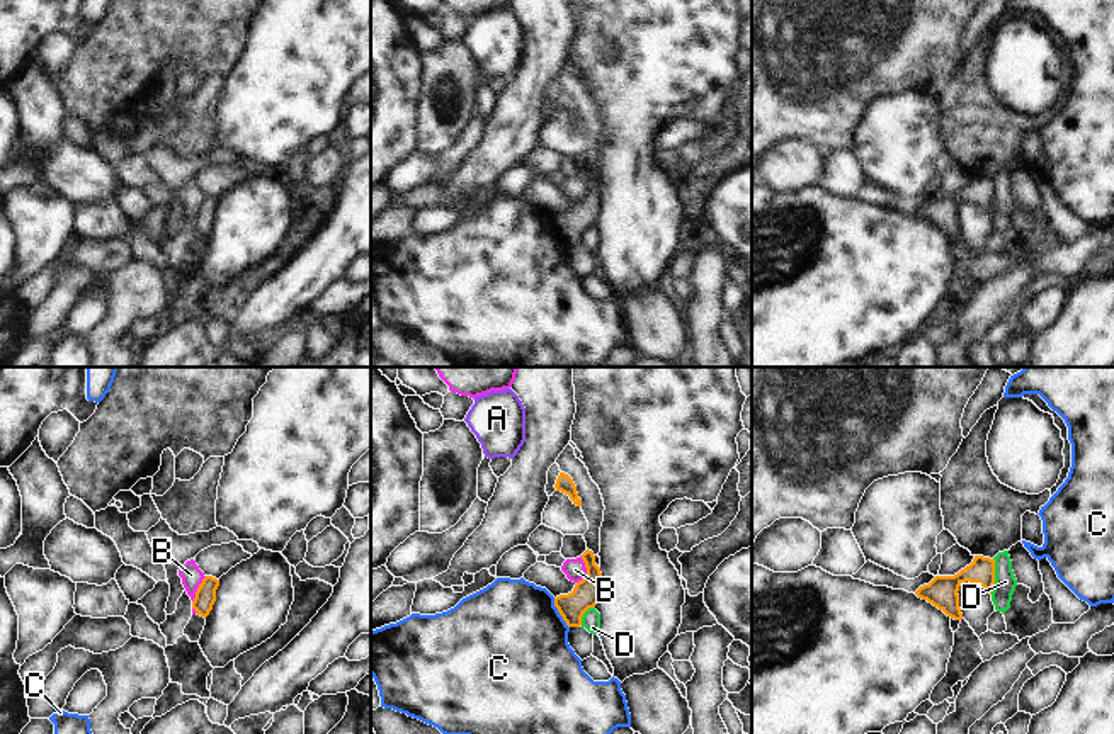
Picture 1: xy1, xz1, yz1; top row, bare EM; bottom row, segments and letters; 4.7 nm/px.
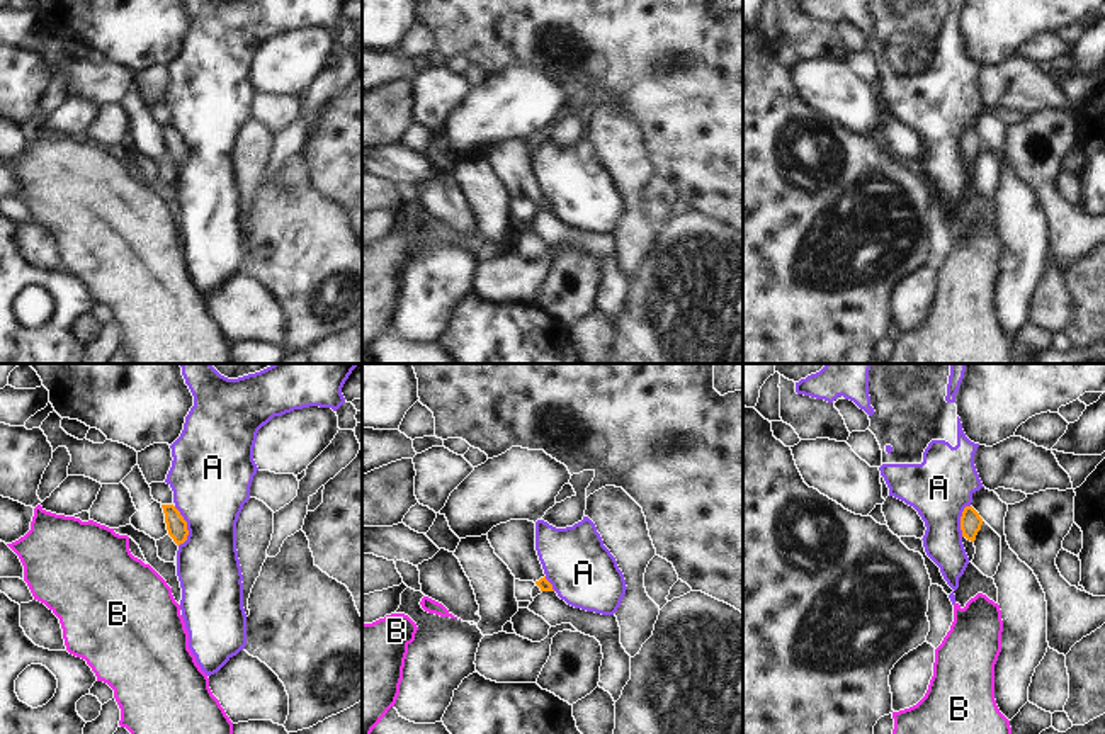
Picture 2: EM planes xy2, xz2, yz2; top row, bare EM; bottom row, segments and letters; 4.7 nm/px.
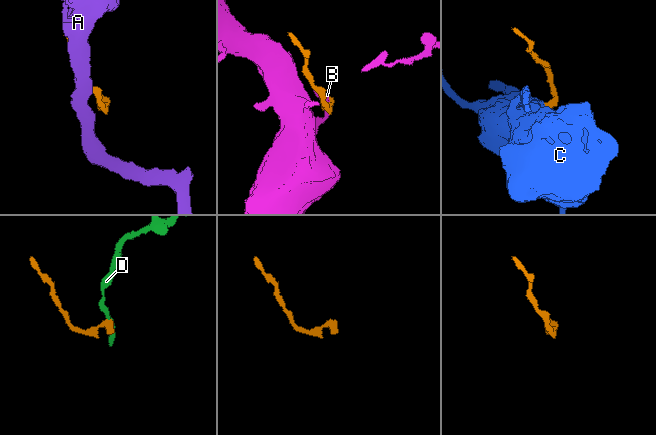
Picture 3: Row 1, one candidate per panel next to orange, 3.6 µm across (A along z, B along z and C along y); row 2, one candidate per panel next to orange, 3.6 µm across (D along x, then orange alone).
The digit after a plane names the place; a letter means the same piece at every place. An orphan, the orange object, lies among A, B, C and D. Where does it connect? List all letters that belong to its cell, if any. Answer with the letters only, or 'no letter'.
no letter

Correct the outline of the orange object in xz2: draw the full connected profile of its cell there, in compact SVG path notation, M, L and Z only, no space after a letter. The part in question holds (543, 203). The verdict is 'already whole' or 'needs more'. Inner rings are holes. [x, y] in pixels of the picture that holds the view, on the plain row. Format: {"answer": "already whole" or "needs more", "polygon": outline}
{"answer": "needs more", "polygon": "M510 139L488 151L495 173L508 185L515 199L534 200L541 211L554 211L546 199L536 170L536 143L529 139Z"}

